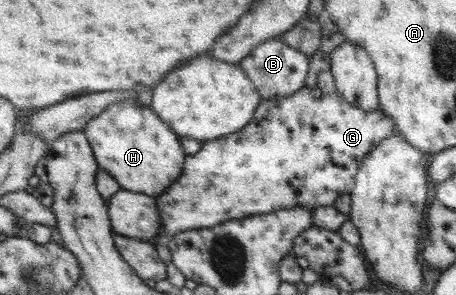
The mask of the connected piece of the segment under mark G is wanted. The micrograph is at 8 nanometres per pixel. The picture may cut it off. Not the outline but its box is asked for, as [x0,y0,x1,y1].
[156,86,397,241]

